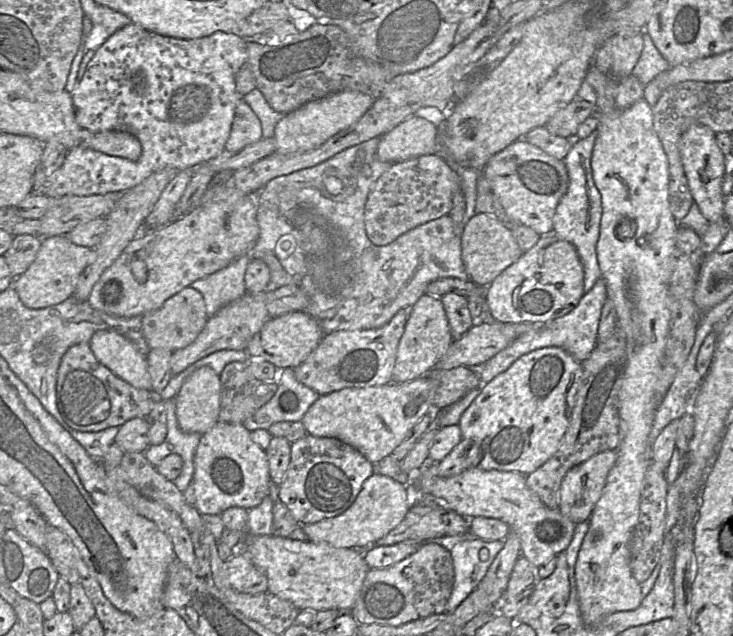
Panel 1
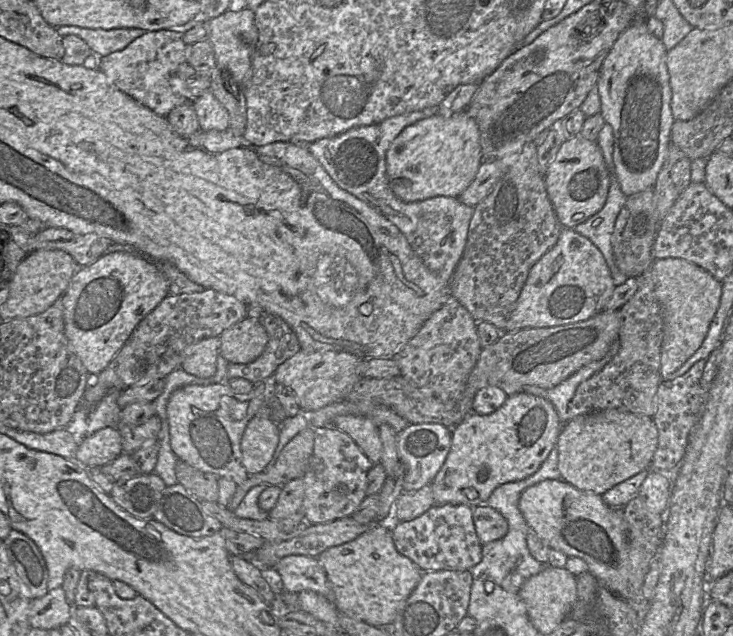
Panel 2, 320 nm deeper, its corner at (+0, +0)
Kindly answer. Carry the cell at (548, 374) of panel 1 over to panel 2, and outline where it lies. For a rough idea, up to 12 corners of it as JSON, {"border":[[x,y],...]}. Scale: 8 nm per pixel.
{"border":[[508,396],[452,429],[435,505],[486,505],[536,472],[562,426],[548,400]]}

